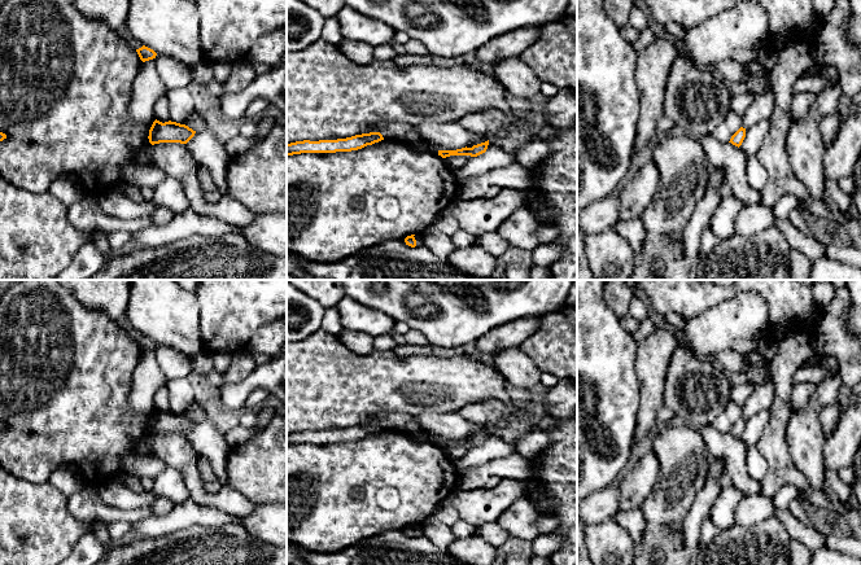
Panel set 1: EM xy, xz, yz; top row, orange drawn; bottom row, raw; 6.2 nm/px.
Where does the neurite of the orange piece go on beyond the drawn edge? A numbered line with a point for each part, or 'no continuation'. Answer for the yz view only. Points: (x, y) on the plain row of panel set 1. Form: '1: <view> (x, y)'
no continuation

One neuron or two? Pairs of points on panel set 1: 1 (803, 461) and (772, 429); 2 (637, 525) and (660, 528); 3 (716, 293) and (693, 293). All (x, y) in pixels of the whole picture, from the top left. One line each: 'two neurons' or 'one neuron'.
1: two neurons
2: two neurons
3: one neuron

